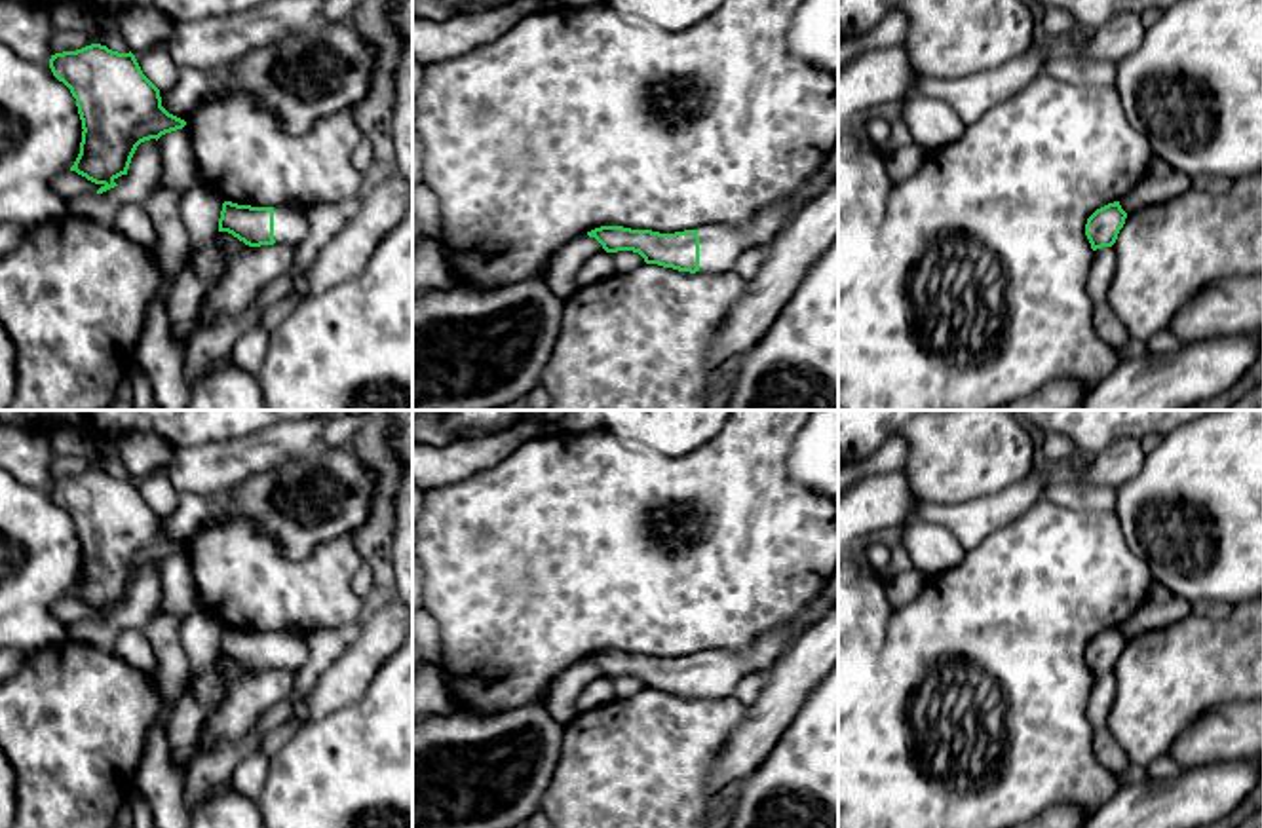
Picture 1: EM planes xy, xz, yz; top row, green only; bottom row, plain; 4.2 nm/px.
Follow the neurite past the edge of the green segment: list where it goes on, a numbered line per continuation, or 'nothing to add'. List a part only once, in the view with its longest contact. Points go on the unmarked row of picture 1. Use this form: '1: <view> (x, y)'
1: xz (719, 669)

